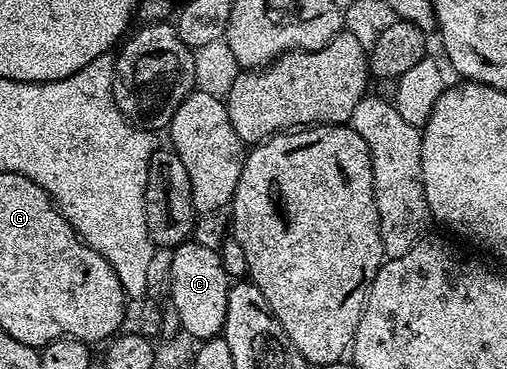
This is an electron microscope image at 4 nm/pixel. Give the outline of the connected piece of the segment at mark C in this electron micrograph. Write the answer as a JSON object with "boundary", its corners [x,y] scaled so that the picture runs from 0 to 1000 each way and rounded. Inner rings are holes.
{"boundary":[[[371,650],[343,669],[335,688],[337,808],[333,818],[355,859],[359,892],[385,921],[434,913],[440,902],[444,846],[460,764],[444,737],[440,710],[432,699],[432,680]]]}

